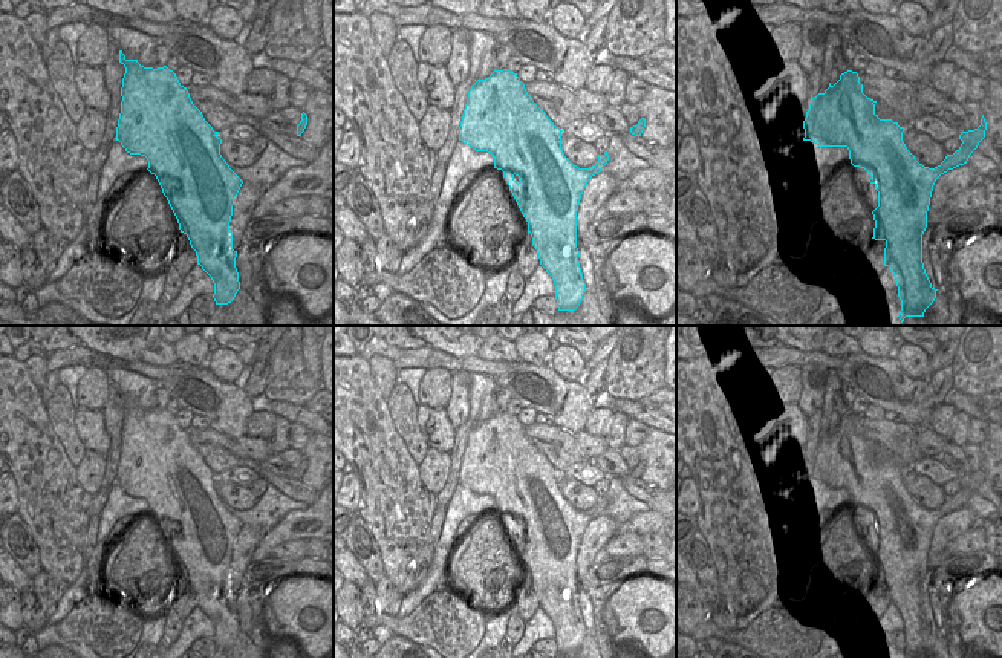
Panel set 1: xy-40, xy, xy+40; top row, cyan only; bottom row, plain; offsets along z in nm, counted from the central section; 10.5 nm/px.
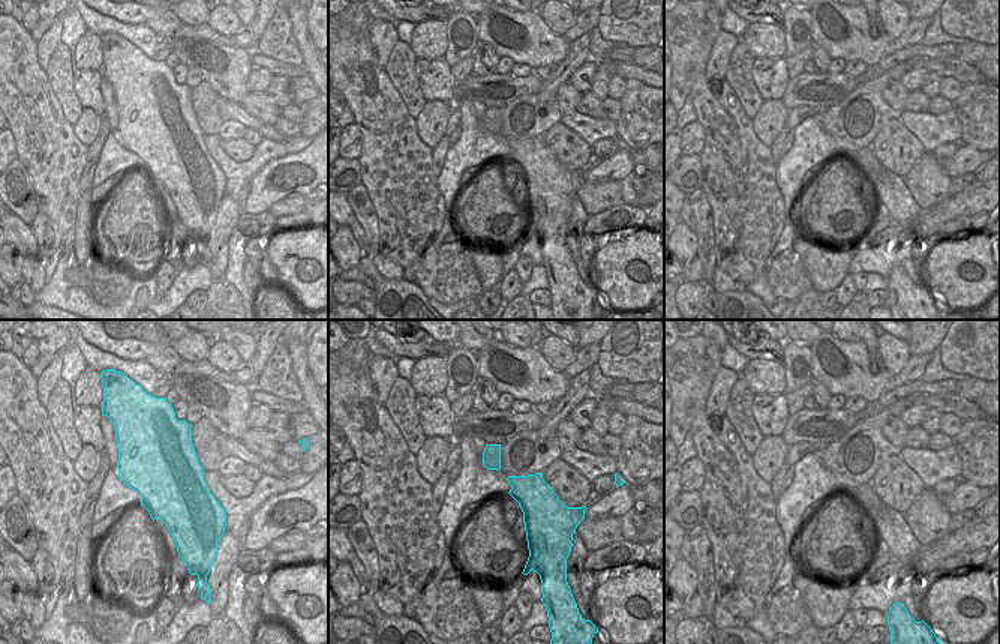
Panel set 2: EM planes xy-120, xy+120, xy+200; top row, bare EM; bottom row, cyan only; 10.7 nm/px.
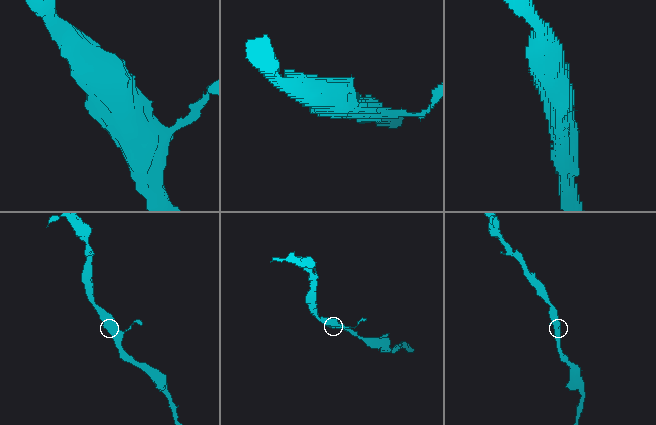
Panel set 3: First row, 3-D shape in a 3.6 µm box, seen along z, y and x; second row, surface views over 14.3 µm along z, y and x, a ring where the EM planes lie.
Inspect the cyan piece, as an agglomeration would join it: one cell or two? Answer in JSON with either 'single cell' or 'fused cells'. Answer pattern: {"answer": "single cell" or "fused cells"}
{"answer": "fused cells"}

